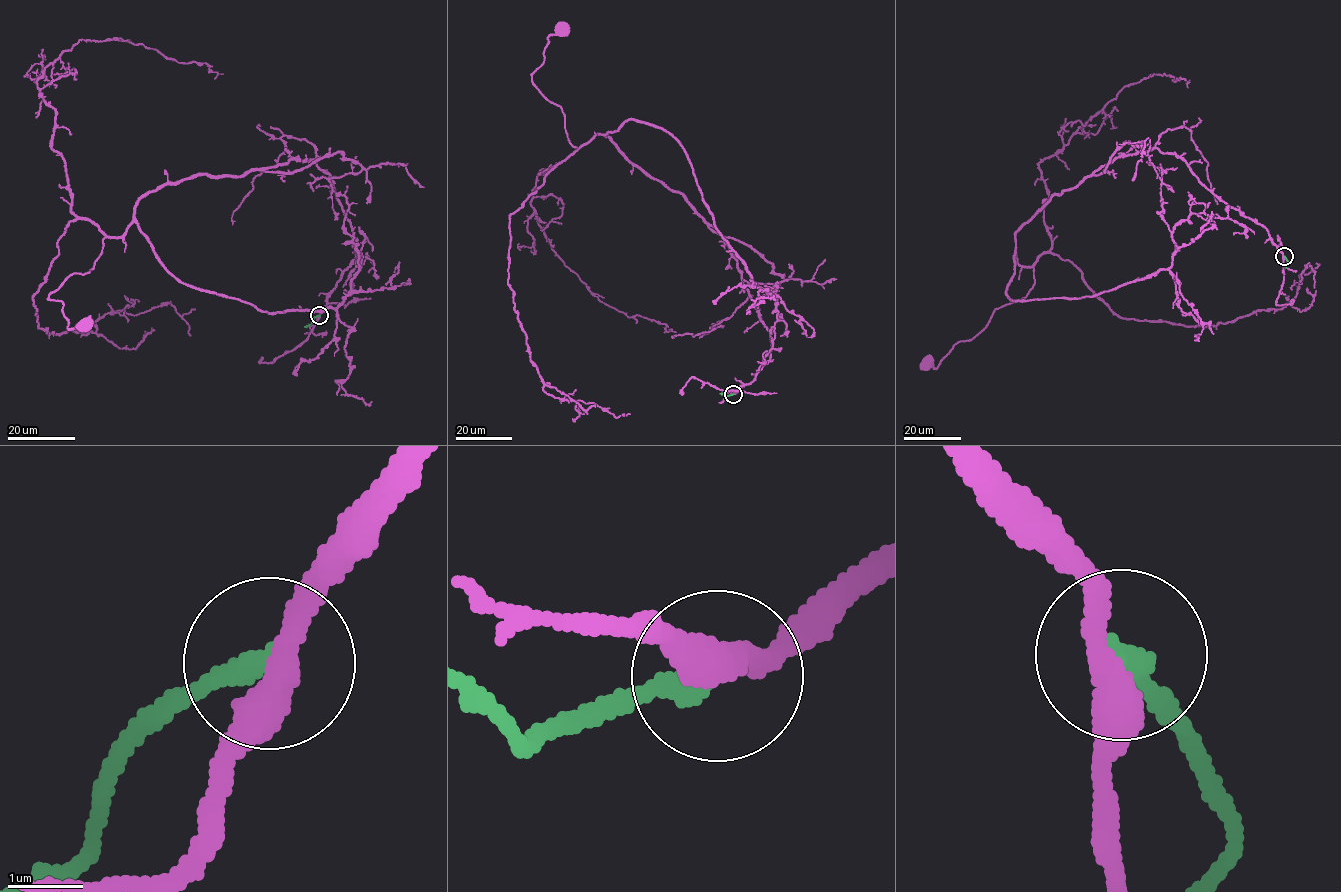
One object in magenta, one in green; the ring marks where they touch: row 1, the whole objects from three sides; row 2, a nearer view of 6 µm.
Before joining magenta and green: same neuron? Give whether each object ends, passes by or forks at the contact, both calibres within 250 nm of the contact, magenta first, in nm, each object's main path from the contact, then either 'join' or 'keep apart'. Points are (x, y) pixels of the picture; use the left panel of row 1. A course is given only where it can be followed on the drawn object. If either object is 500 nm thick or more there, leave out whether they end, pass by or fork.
magenta passes by | green ends | 380/320 nm | magenta via (319, 315), (355, 238), (331, 177), (293, 158), (138, 200), (94, 268), (49, 295), (67, 328), (85, 326) | green via (319, 315), (304, 326) | keep apart

